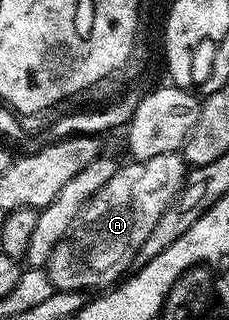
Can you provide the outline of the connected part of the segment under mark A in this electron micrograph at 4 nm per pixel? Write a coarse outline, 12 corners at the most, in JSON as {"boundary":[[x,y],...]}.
{"boundary":[[181,152],[131,160],[44,266],[55,290],[113,286],[182,190]]}

